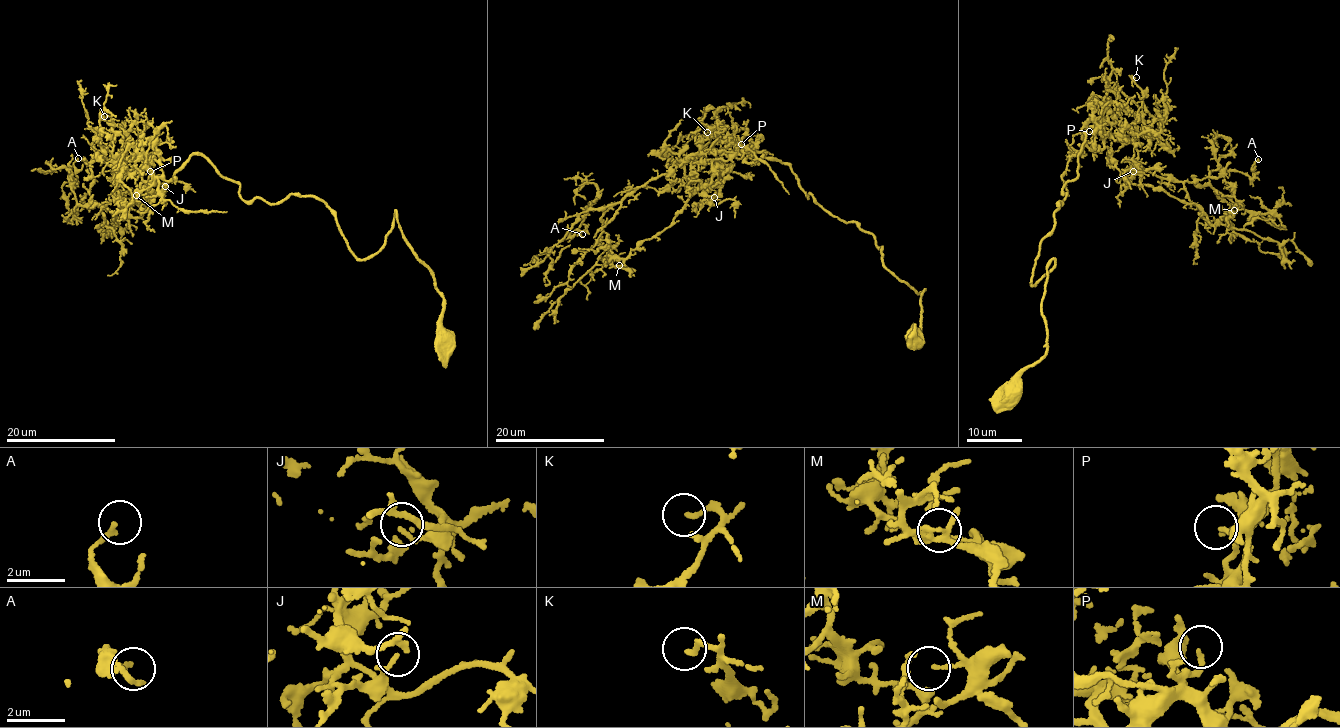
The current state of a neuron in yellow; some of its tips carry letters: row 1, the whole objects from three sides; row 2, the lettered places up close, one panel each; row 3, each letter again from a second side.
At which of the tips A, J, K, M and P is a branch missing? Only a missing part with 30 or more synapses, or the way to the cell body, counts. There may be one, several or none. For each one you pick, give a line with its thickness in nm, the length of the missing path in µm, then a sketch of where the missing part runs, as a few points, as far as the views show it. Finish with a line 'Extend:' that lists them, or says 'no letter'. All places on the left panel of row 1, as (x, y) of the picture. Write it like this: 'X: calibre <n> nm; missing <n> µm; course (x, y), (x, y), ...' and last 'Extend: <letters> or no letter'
K: calibre 150 nm; missing 10 µm; course (104, 116), (81, 91), (85, 86), (99, 87)
P: calibre 130 nm; missing 7 µm; course (150, 171), (144, 172), (143, 179), (143, 165)
Extend: K, P

